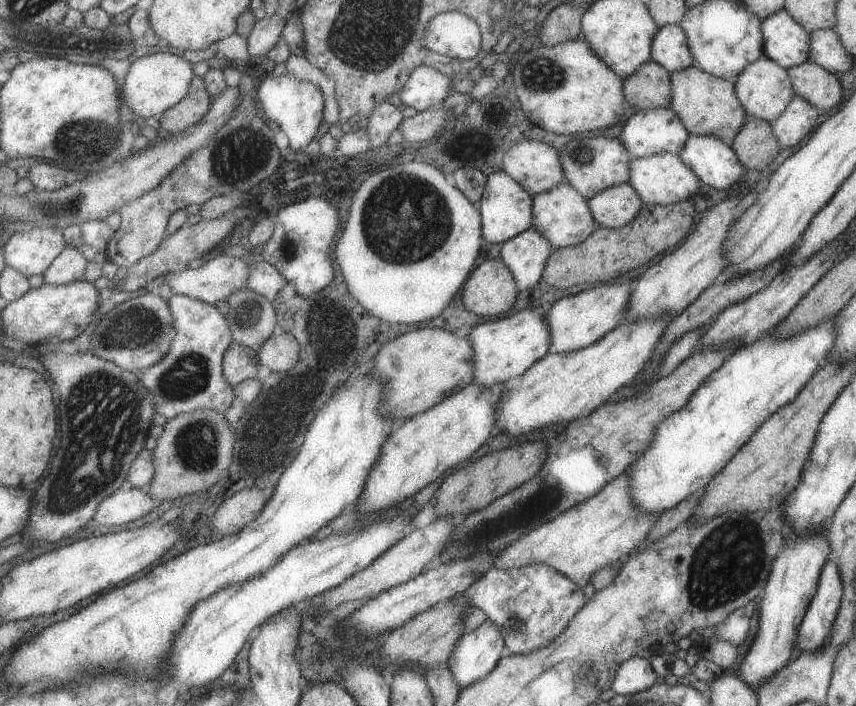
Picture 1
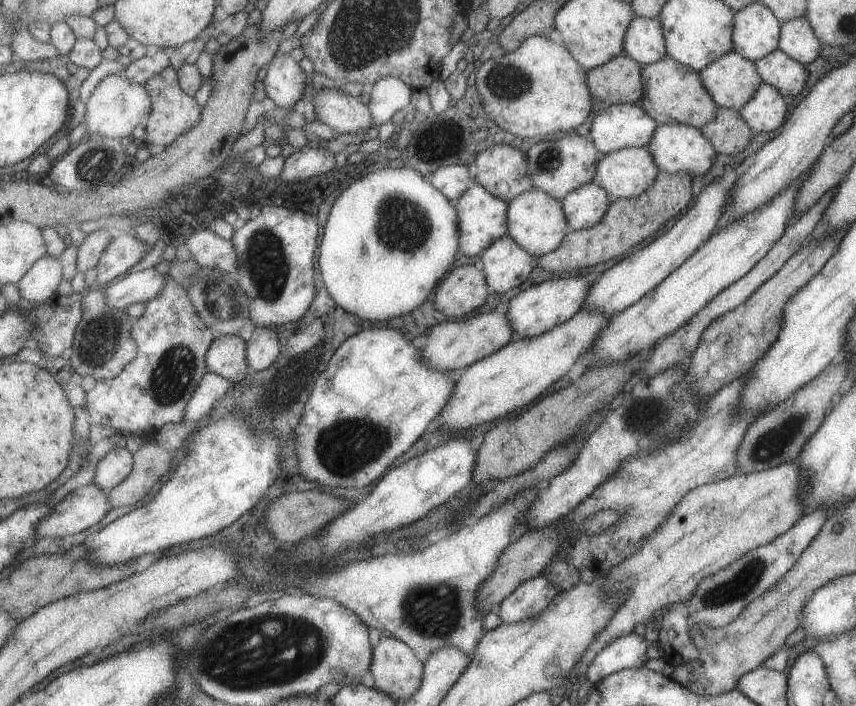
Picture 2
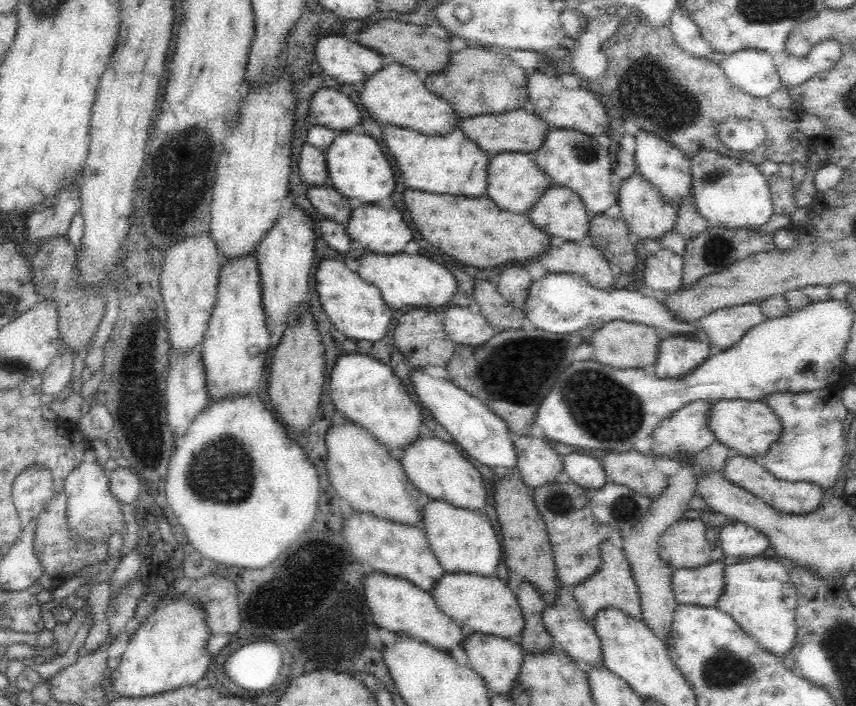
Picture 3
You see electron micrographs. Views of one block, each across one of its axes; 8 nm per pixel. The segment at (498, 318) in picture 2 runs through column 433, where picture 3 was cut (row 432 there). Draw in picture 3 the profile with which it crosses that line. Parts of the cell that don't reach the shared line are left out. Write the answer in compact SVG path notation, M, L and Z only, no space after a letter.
M346 420L327 430L325 443L330 484L352 510L390 520L398 525L416 527L423 522L423 508L427 499L410 482L401 462L394 459L368 431Z

